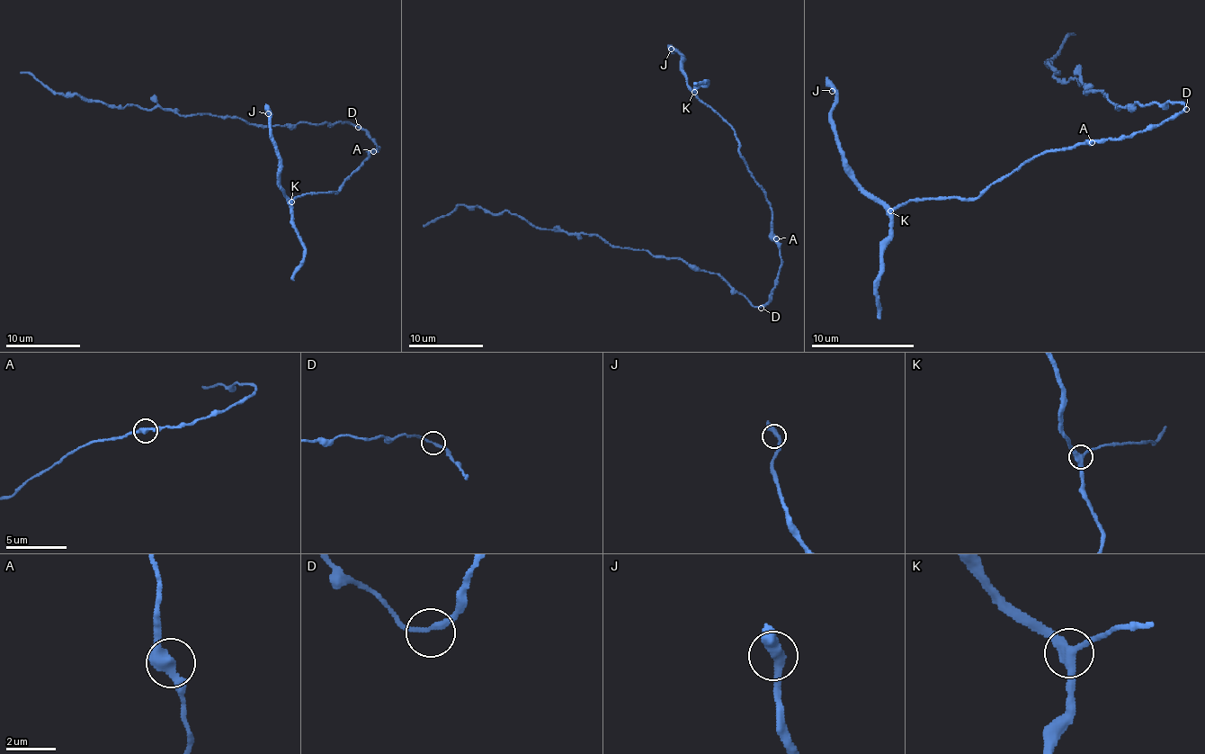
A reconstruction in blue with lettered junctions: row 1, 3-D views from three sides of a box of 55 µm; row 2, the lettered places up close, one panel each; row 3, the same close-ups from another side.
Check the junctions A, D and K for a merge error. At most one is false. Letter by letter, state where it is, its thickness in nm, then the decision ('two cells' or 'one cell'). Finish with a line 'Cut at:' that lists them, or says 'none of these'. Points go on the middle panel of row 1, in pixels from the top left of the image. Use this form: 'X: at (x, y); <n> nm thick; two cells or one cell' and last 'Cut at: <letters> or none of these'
A: at (776, 238); 400 nm thick; one cell
D: at (761, 308); 200 nm thick; one cell
K: at (694, 92); 340 nm thick; one cell
Cut at: none of these

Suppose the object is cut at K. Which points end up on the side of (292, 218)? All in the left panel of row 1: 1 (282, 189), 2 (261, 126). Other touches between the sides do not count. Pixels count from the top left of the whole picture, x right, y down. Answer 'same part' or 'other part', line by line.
1: same part
2: other part

